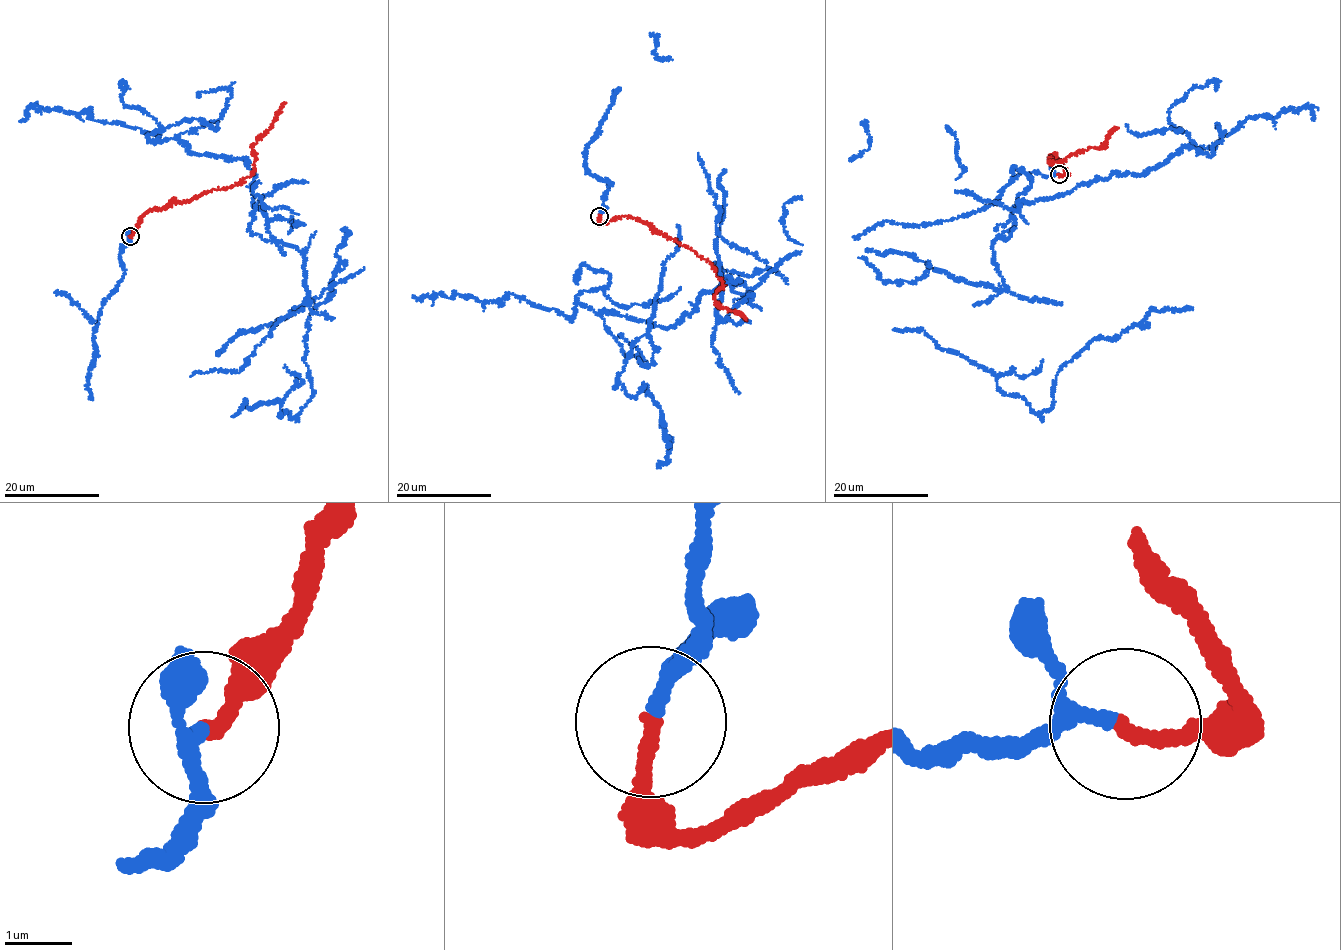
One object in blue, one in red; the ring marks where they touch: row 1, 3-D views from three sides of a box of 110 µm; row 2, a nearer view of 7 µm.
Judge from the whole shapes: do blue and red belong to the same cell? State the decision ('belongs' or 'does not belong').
belongs

